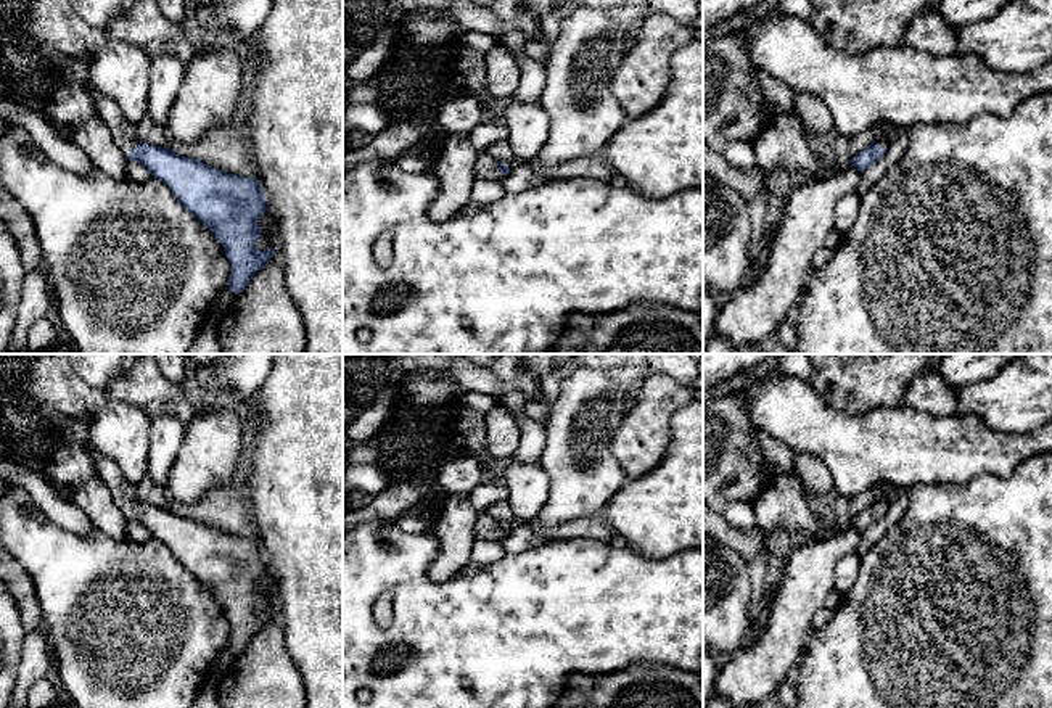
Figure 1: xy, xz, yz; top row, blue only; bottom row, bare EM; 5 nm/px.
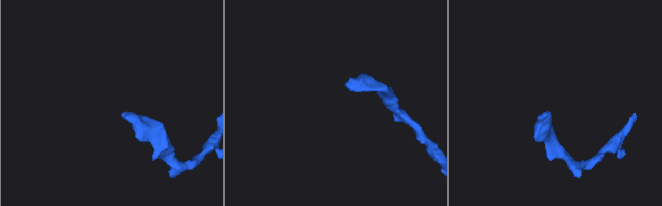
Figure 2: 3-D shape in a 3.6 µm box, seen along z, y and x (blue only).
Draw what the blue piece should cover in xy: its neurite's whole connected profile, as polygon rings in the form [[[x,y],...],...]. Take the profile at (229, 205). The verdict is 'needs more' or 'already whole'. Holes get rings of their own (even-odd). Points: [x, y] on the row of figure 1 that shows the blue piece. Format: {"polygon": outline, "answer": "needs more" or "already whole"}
{"polygon": [[[88,82],[84,85],[97,106],[98,119],[109,129],[114,143],[125,159],[143,164],[154,179],[164,182],[172,190],[177,201],[208,227],[214,238],[224,246],[230,262],[227,283],[235,294],[240,294],[256,272],[273,257],[272,249],[259,251],[256,248],[256,241],[262,235],[257,220],[267,211],[267,198],[261,182],[257,179],[217,171],[199,159],[180,156],[172,148],[142,143],[137,138],[137,126],[124,117],[117,103],[93,90]]], "answer": "needs more"}

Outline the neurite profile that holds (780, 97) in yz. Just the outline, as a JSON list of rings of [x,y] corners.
[[[761,69],[754,72],[754,79],[762,88],[772,114],[793,111],[796,93],[791,87]]]

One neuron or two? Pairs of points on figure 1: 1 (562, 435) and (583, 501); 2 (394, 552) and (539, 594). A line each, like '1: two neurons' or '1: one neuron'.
1: one neuron
2: one neuron

